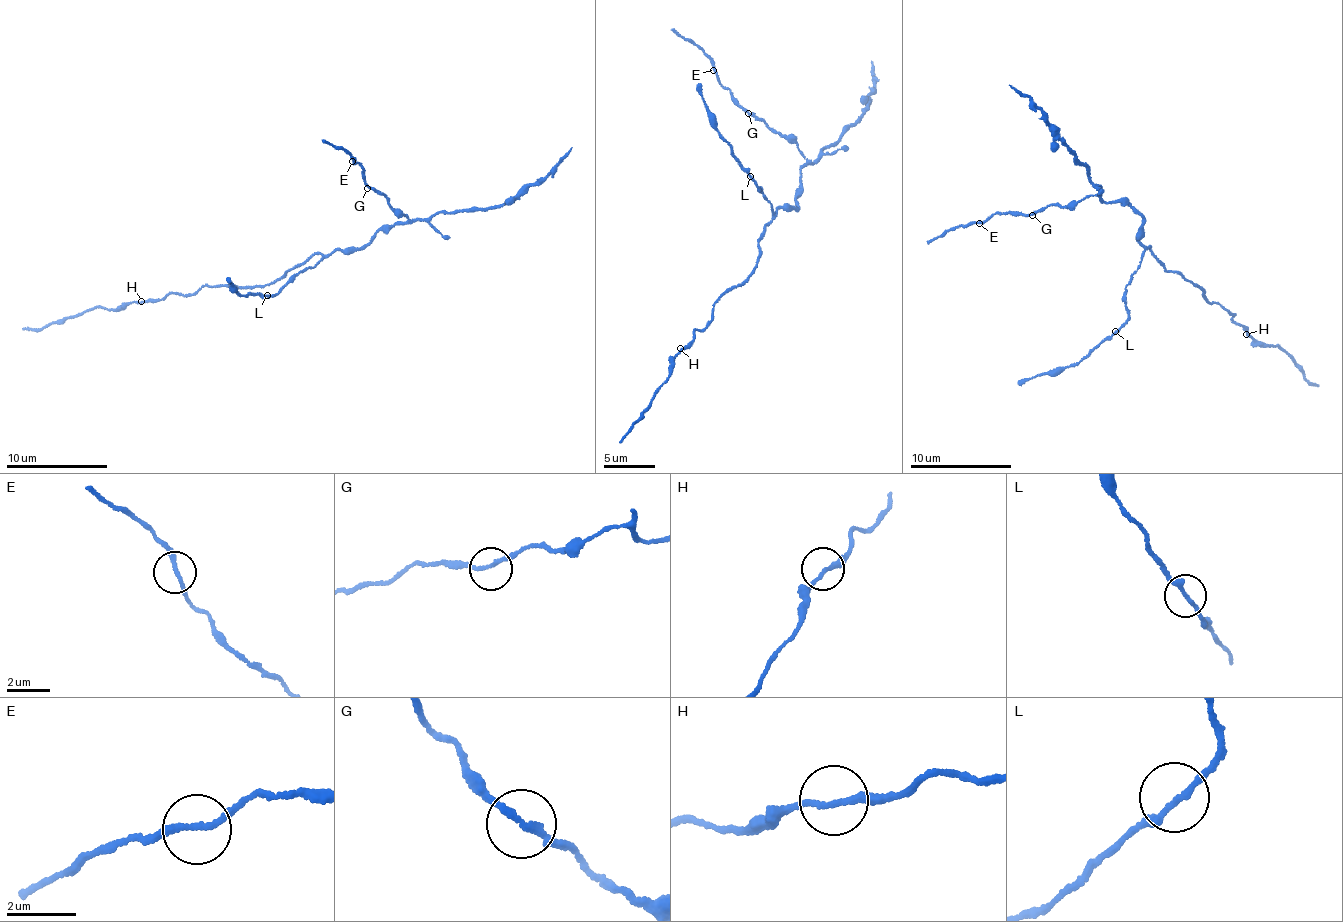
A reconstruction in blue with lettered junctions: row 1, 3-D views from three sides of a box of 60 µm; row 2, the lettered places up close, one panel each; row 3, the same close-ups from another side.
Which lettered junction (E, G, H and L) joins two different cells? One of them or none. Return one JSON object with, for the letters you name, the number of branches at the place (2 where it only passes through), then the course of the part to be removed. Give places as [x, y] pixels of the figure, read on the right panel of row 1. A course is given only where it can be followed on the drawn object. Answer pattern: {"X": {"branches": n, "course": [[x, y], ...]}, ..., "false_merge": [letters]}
{"false_merge": []}

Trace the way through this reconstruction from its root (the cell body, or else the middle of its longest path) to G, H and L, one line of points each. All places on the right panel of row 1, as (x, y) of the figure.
G: (1156, 261), (1139, 237), (1144, 232), (1141, 214), (1125, 203), (1088, 197), (1066, 207), (1044, 206), (1032, 215)
H: (1156, 261), (1165, 264), (1167, 271), (1184, 275), (1188, 281), (1198, 285), (1210, 303), (1224, 306), (1246, 334)
L: (1156, 261), (1150, 247), (1144, 252), (1139, 269), (1125, 289), (1128, 314), (1123, 325), (1115, 331)

